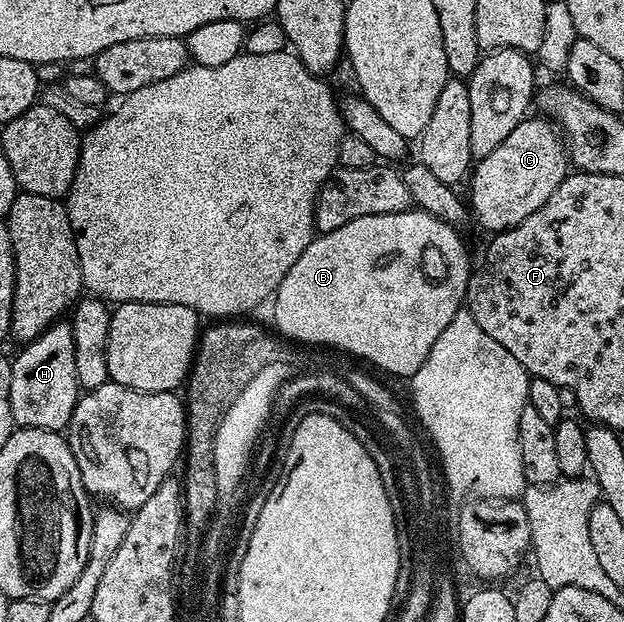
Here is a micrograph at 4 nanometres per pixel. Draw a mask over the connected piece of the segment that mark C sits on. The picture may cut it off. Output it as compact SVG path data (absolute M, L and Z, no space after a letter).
M542 115L528 116L509 131L501 147L474 162L469 177L470 212L474 220L476 217L492 234L517 227L521 219L533 215L533 211L561 187L568 172L569 154L560 130Z

